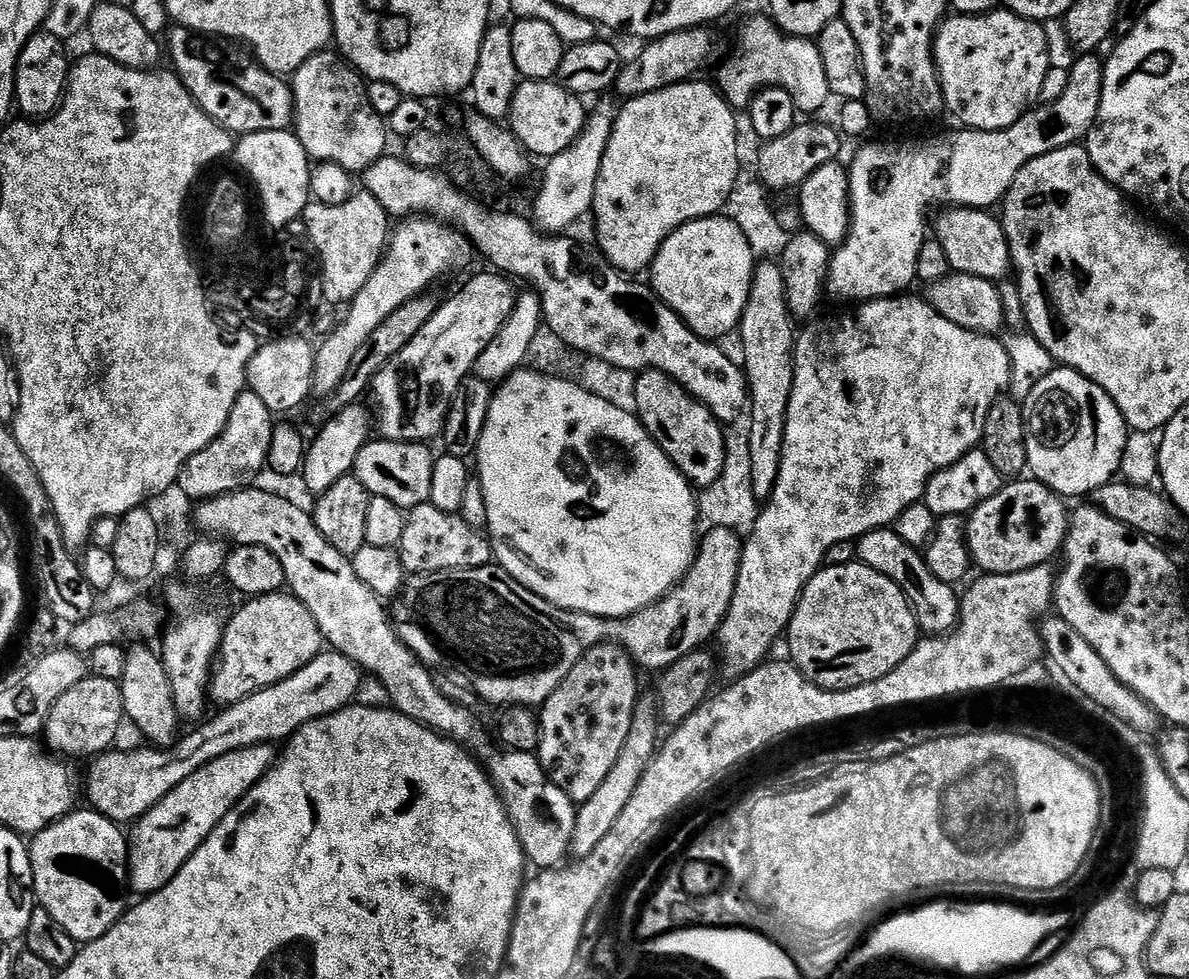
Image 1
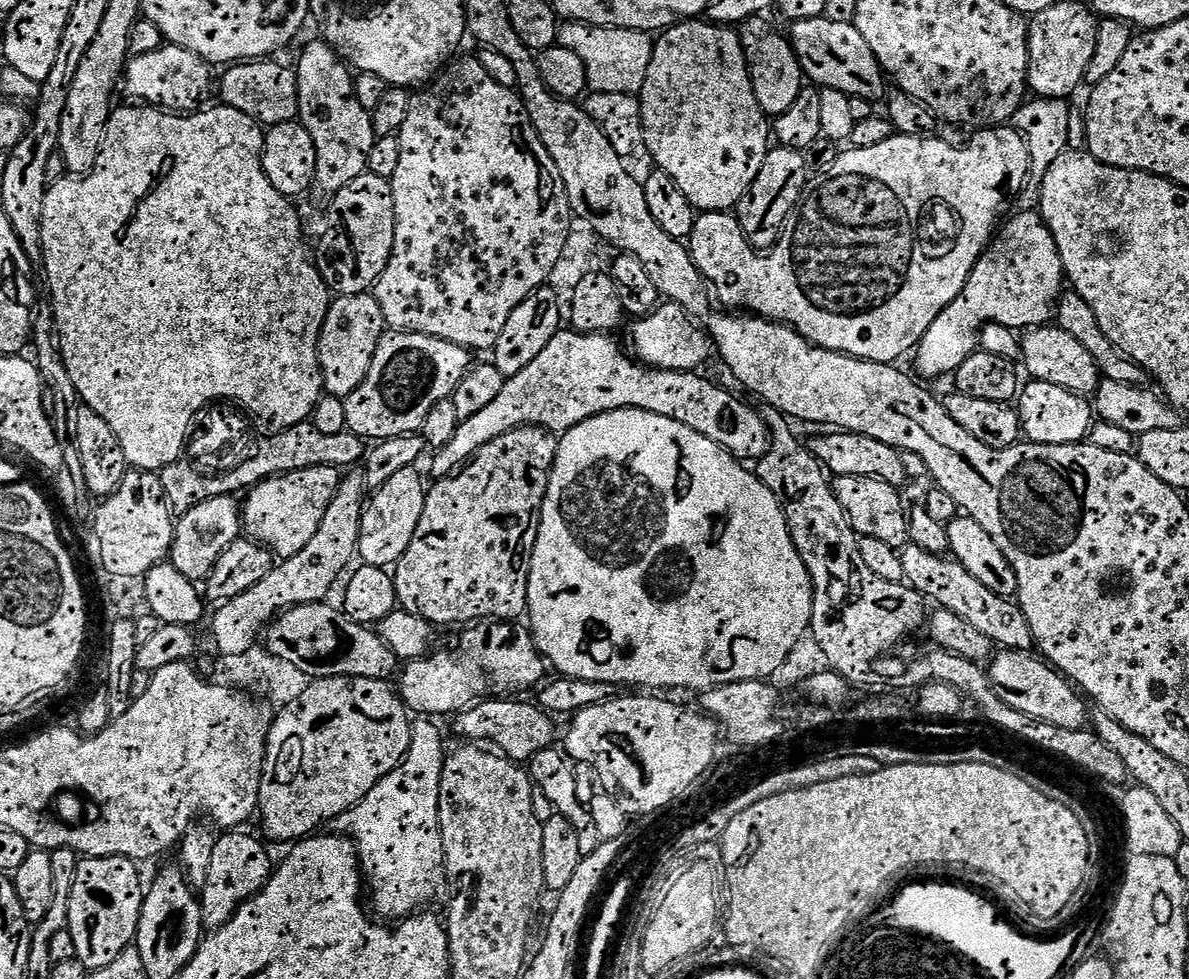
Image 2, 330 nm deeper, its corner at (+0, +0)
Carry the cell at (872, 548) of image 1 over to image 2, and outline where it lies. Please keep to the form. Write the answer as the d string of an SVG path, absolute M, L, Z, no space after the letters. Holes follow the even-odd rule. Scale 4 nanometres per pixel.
M1000 650L991 657L986 671L993 685L1004 691L1004 700L1014 710L1022 710L1022 714L1030 714L1030 718L1053 724L1062 730L1079 732L1089 723L1090 708L1085 697L1068 677L1060 675L1039 655L1031 651Z

